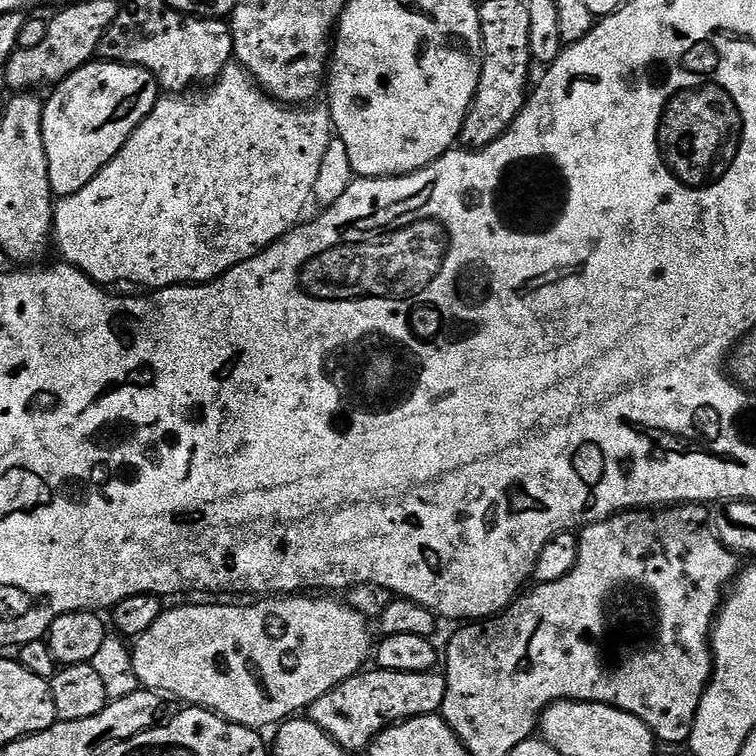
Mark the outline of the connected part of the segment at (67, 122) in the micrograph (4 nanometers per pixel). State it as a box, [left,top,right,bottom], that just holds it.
[42,62,162,197]

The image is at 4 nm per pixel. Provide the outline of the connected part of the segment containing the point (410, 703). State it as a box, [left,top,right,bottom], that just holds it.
[310,670,446,754]

